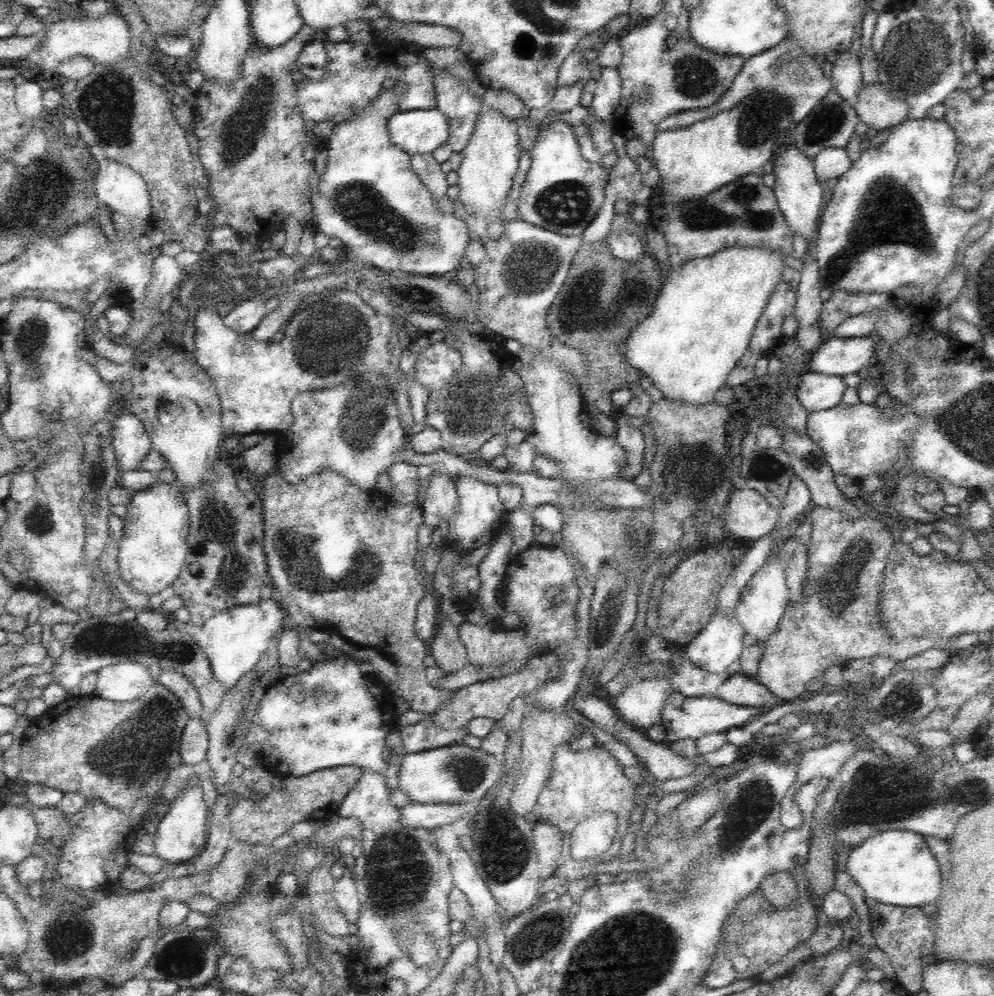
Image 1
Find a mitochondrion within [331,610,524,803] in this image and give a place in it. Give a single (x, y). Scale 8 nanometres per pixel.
(468, 773)

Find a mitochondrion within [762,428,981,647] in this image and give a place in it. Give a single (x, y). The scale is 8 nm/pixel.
(835, 591)

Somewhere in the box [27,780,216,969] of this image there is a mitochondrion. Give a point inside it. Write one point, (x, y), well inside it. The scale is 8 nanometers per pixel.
(69, 938)

